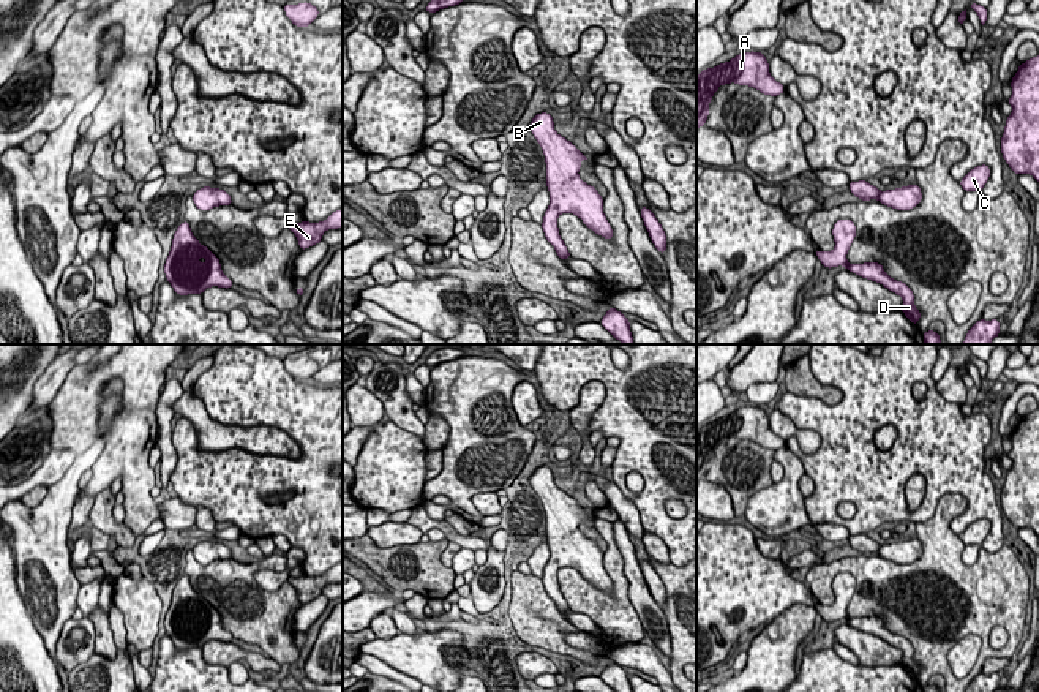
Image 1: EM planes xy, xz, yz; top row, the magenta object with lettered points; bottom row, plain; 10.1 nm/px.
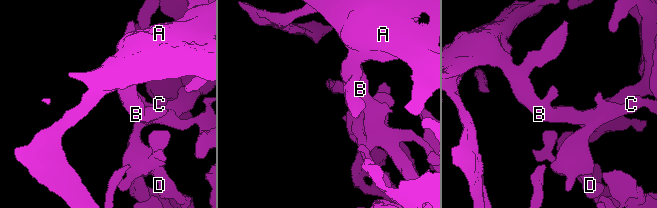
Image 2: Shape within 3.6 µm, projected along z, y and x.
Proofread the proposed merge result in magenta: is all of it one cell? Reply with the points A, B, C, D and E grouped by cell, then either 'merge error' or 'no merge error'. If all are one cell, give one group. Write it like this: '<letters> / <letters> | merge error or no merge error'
A B C D E | no merge error

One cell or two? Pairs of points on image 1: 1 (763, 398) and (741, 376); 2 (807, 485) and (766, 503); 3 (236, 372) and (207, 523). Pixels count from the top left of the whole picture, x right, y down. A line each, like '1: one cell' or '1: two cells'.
1: two cells
2: two cells
3: two cells

